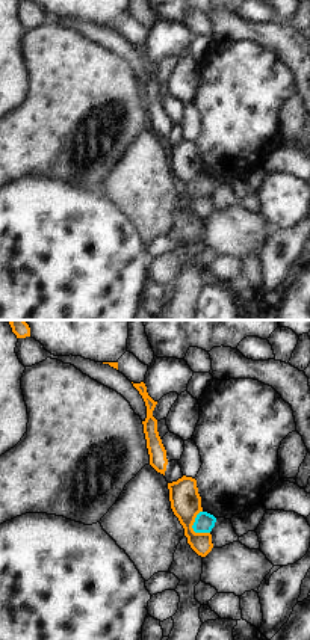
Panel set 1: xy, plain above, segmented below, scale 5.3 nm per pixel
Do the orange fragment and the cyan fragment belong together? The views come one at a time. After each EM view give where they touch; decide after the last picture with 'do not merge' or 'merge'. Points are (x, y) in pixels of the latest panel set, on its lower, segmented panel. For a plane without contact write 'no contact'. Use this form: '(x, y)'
(192, 529)

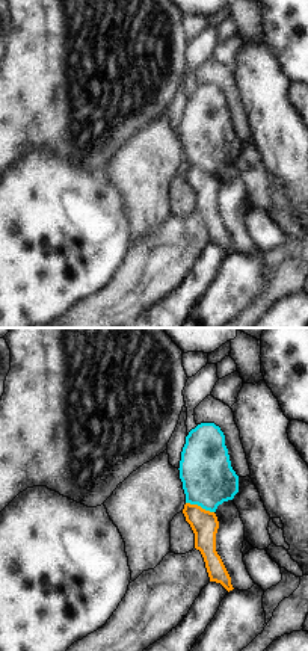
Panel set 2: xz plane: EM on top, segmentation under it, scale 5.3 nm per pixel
(200, 506)

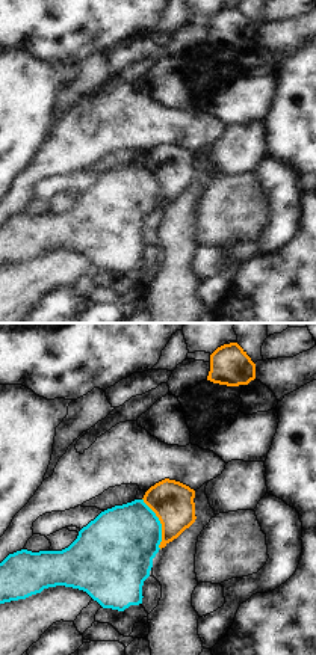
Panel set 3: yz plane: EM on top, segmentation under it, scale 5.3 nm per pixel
(161, 522)

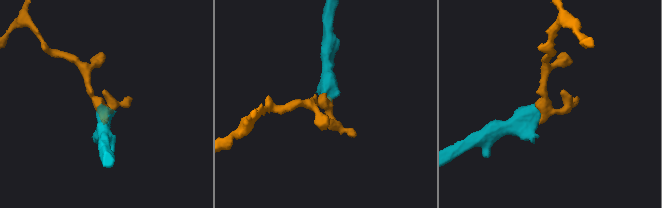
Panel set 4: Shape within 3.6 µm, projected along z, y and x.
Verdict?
do not merge

